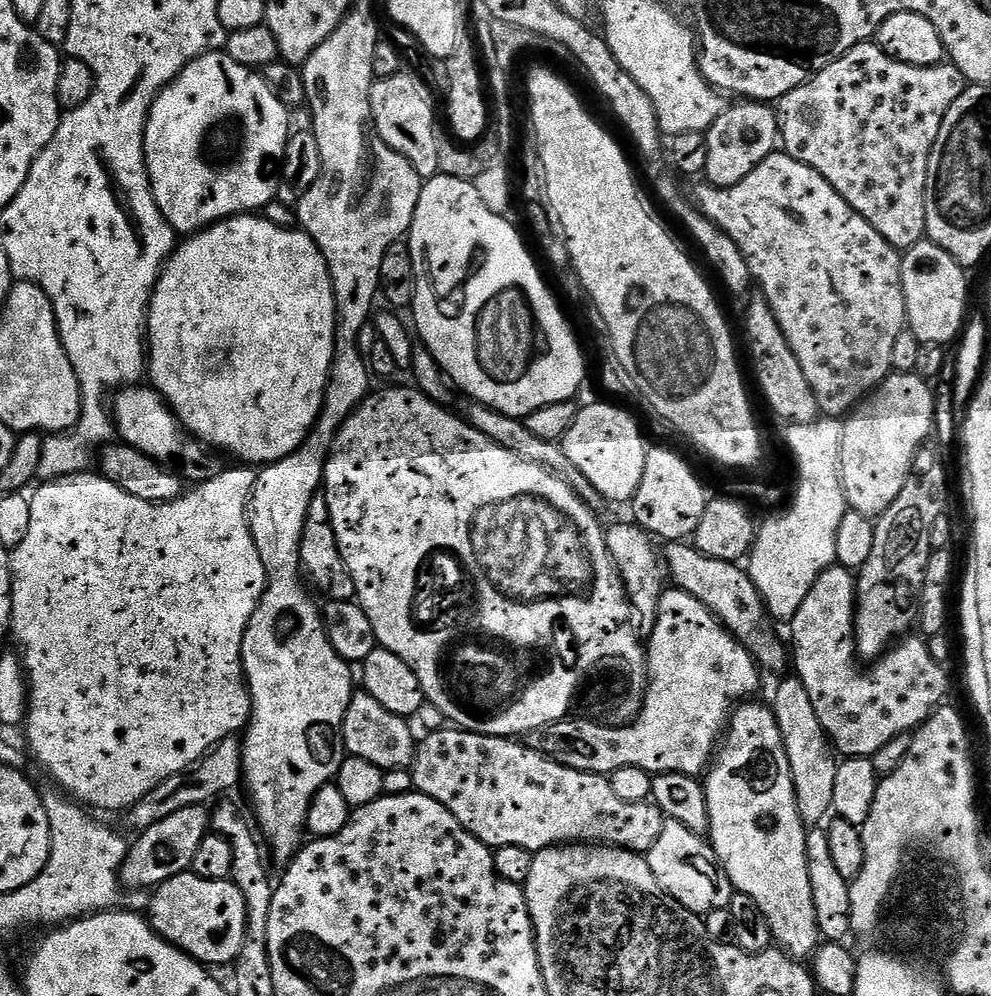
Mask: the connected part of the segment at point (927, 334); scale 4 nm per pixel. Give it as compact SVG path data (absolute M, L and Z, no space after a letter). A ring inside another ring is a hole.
M927 238L903 253L900 273L906 298L907 331L914 333L921 344L951 345L951 340L961 335L966 324L969 273L942 246Z

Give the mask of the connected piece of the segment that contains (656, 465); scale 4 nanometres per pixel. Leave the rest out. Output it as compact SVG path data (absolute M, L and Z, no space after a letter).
M648 448L642 482L630 501L635 523L660 542L684 542L695 537L698 522L706 510L710 493L696 472L676 452L668 448Z

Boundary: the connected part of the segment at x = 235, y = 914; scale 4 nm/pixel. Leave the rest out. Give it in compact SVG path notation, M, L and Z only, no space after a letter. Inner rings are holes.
M191 870L162 882L151 893L146 919L152 929L168 943L193 956L199 964L231 965L246 938L248 911L242 890L229 878L211 880L195 876Z

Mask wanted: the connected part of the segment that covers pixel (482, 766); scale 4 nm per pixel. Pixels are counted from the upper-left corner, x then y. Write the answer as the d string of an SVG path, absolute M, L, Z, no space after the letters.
M455 726L443 727L417 743L416 757L412 759L410 769L412 787L434 798L434 802L442 802L462 827L488 848L522 846L535 854L561 844L591 842L646 854L654 842L658 842L658 834L662 834L666 819L664 811L648 800L622 802L622 798L610 790L607 775L562 766L516 738L474 734Z

